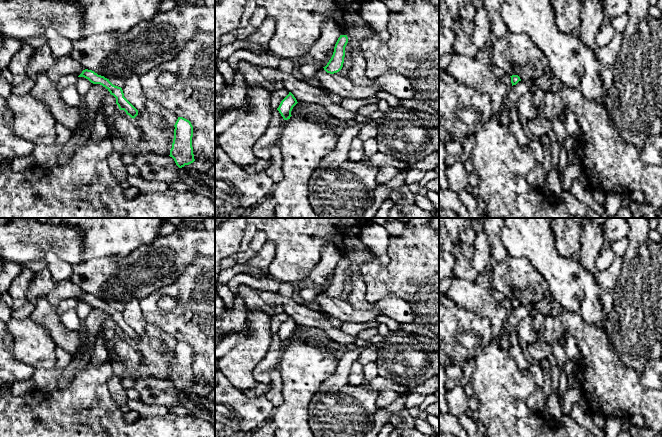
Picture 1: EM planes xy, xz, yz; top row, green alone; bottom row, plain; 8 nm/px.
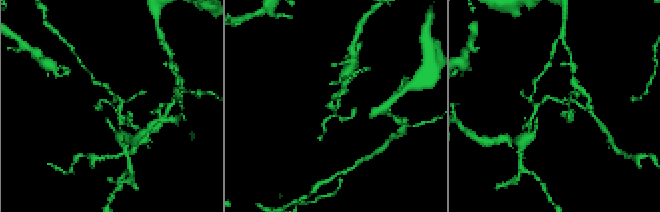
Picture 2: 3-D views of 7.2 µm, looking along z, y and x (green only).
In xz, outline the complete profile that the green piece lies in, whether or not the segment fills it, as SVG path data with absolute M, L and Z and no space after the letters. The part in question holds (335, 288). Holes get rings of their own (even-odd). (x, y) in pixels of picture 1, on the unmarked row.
M340 259L335 268L334 276L331 283L329 284L327 289L323 291L327 297L334 298L342 293L345 281L345 271L347 267L347 259Z

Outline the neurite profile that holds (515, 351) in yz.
M513 333L509 337L509 354L515 360L517 366L524 370L528 369L529 364L526 359L526 353L524 353L521 349L518 340L518 333Z

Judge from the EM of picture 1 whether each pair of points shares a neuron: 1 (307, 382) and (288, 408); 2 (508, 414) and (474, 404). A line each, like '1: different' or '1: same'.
1: same
2: different

